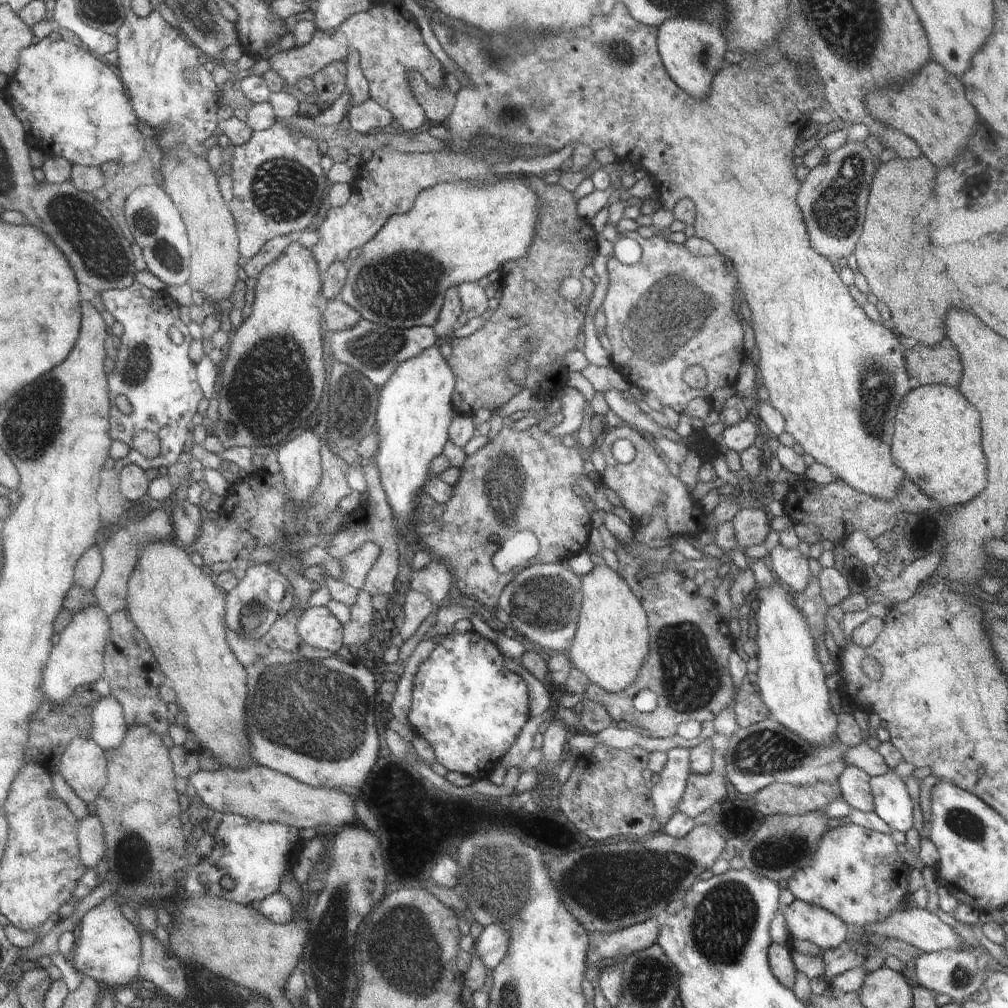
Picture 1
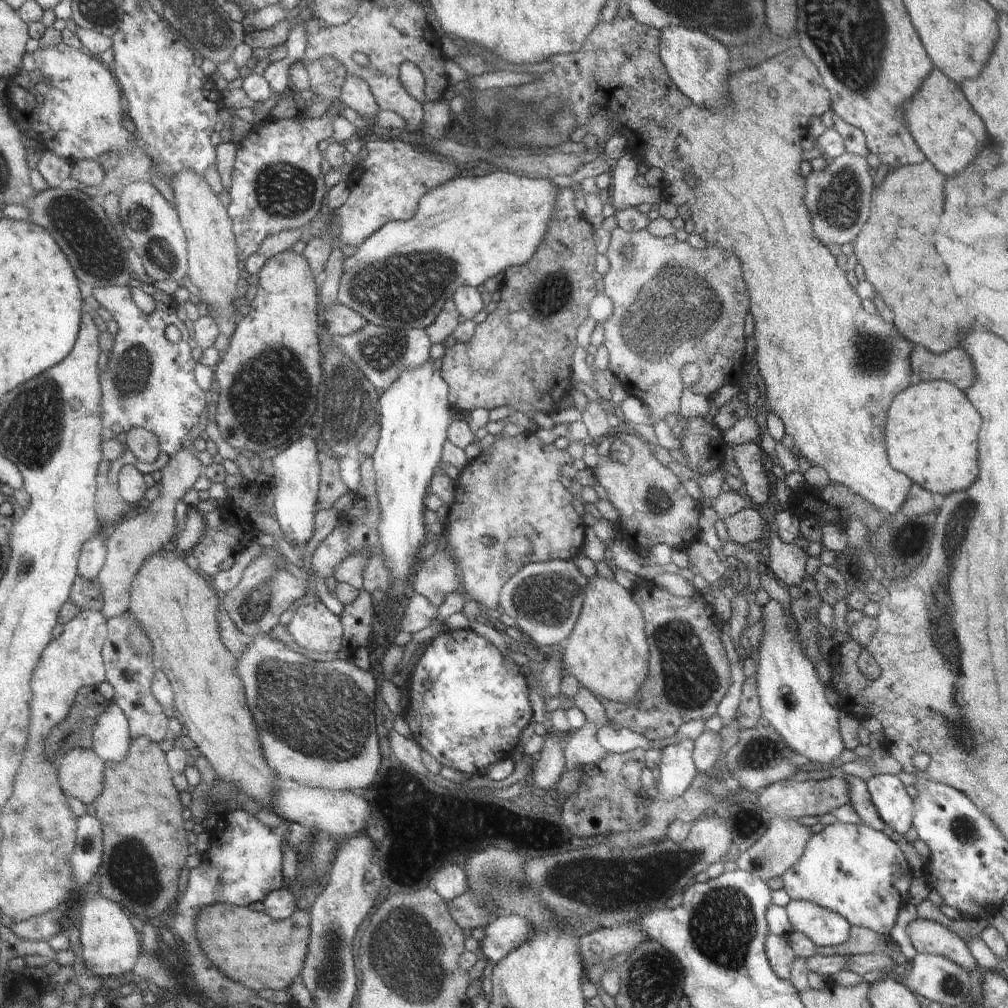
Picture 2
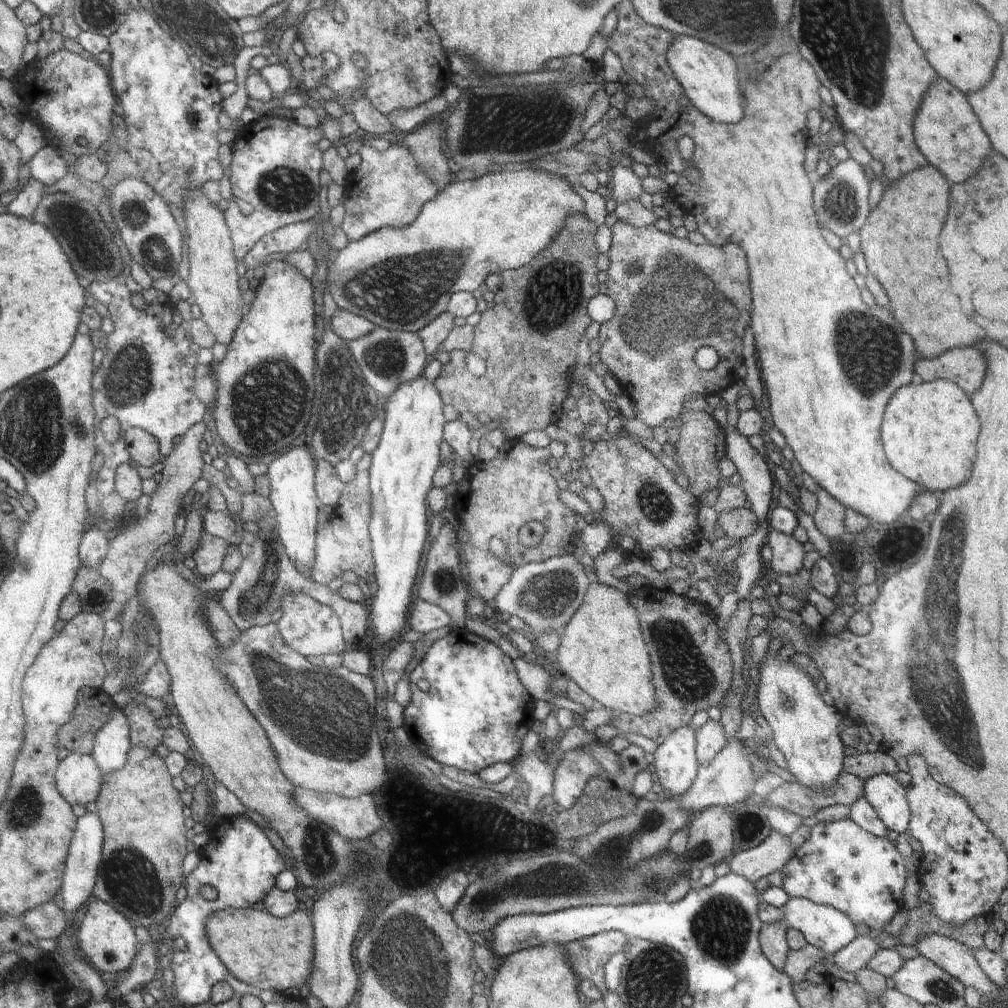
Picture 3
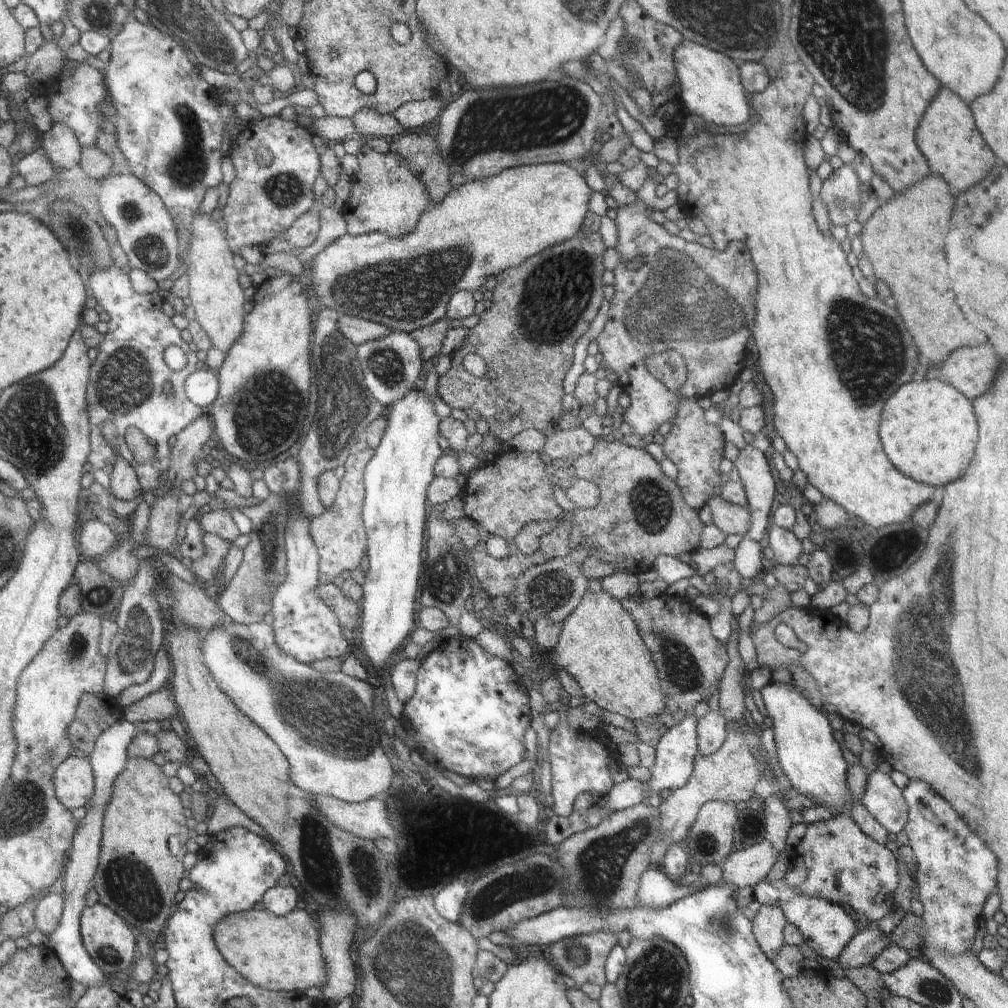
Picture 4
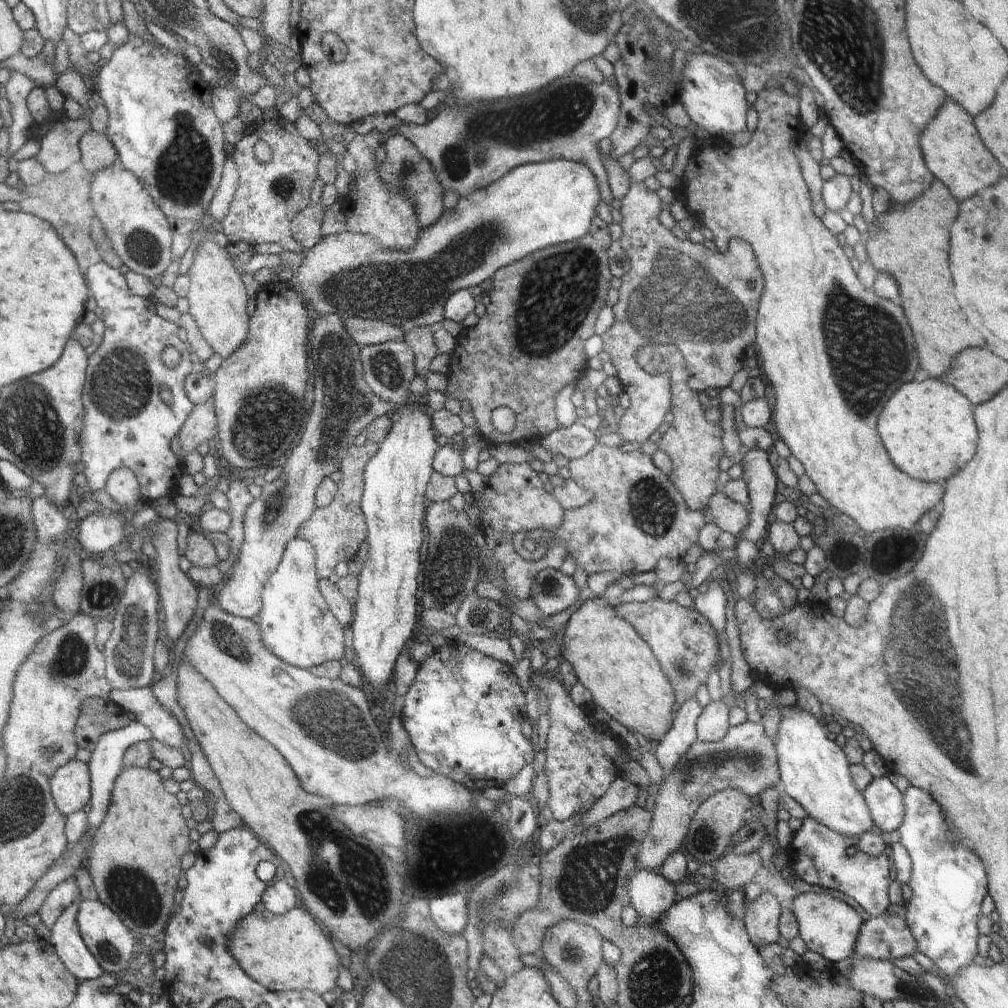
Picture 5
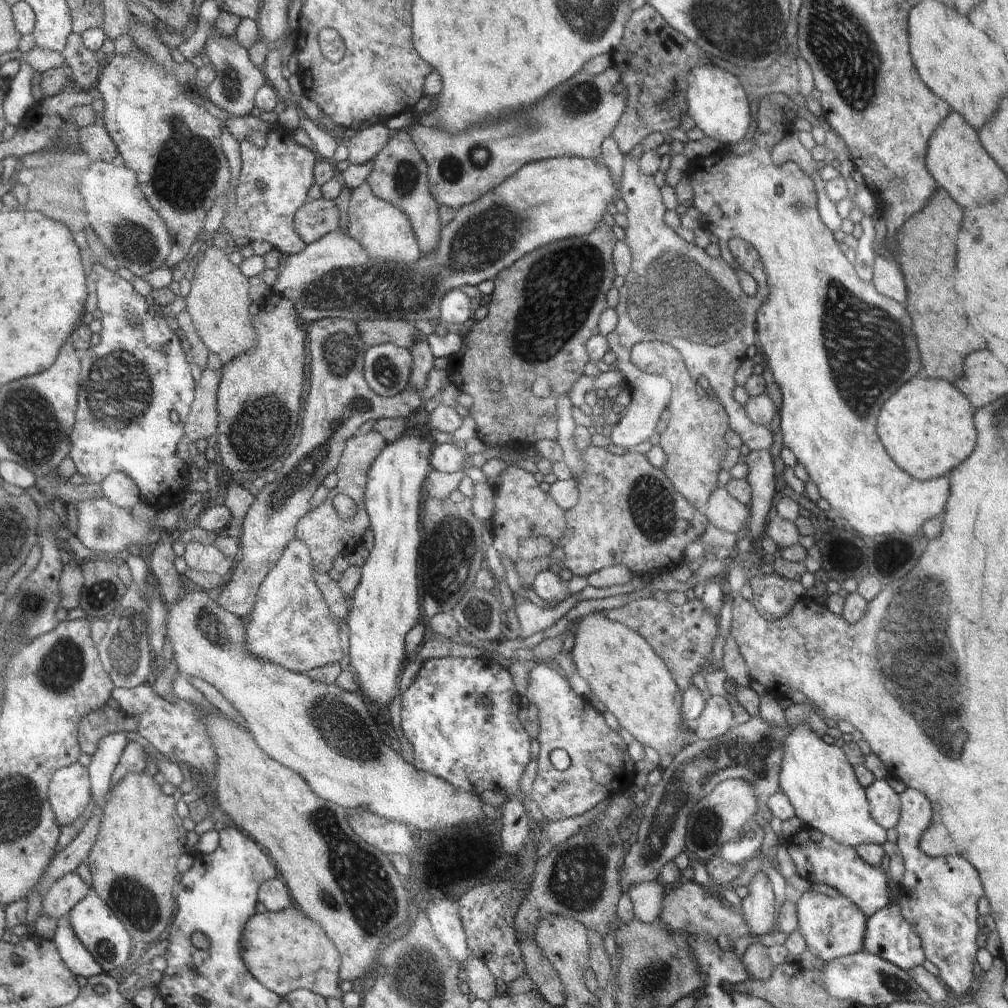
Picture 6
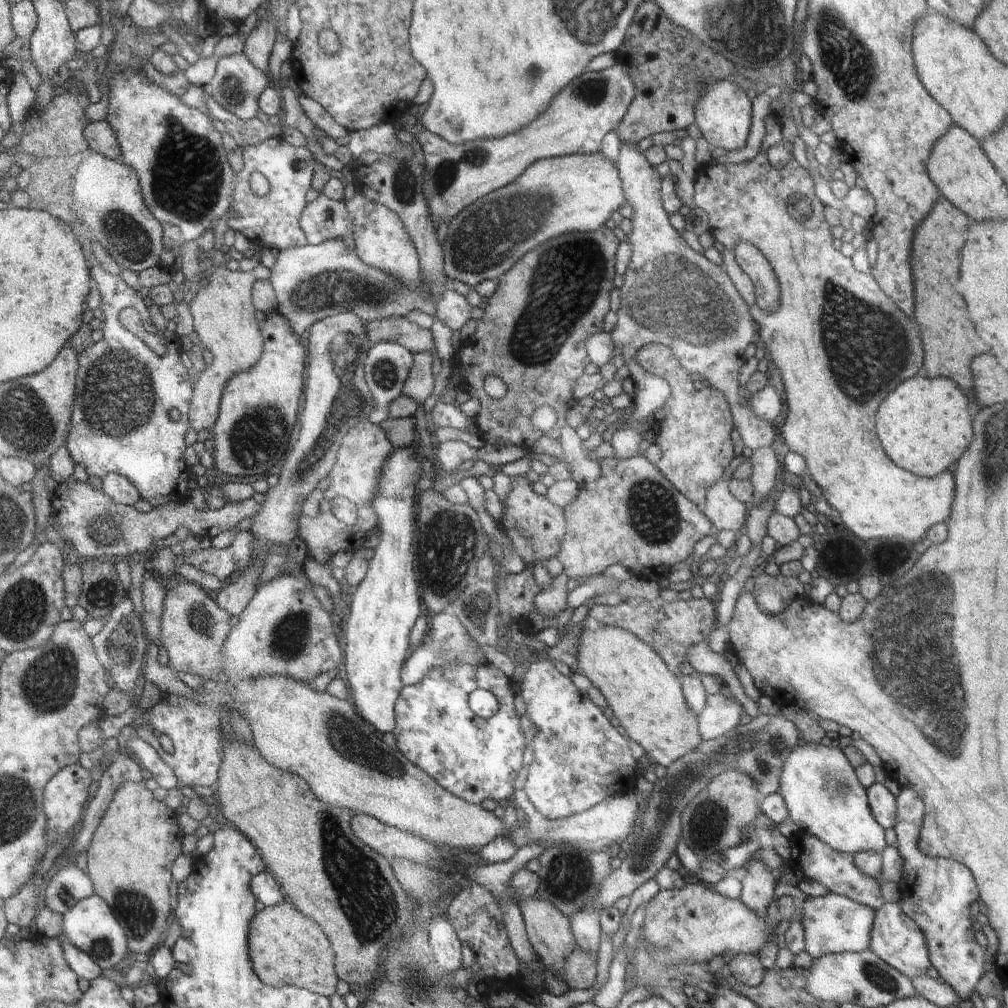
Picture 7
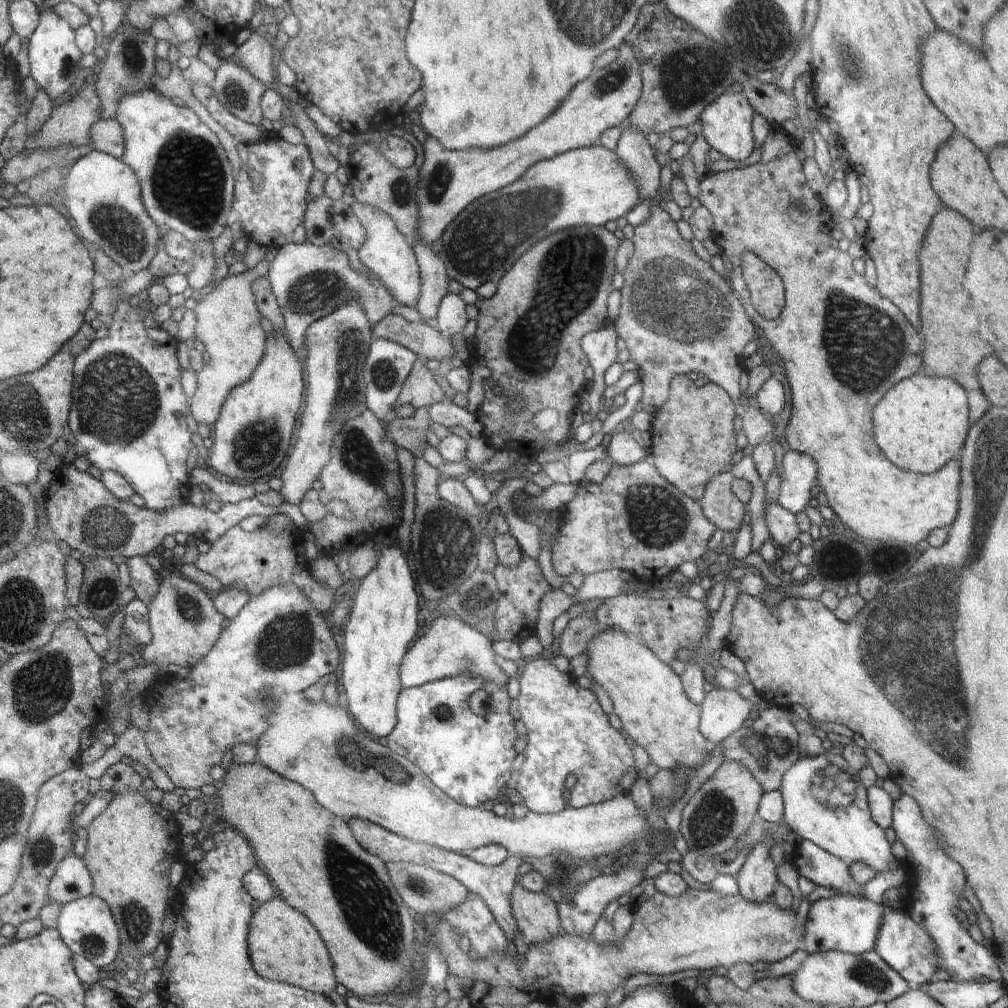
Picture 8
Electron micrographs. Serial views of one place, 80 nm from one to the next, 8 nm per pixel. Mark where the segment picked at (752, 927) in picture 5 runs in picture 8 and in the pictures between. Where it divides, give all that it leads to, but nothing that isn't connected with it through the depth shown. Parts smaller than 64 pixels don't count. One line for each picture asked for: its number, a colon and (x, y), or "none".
6: (757, 907)
7: (758, 882)
8: (757, 880)

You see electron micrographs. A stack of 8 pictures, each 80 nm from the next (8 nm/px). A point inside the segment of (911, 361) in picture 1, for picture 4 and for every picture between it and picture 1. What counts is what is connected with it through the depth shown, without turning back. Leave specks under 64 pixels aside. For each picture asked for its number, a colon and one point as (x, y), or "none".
2: (954, 367)
3: (965, 367)
4: (970, 370)

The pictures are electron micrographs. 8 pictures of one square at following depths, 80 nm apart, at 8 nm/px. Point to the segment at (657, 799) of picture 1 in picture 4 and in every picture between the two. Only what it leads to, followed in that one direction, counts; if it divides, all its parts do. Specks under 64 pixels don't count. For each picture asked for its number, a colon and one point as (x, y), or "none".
2: (677, 769)
3: (676, 764)
4: (675, 752)

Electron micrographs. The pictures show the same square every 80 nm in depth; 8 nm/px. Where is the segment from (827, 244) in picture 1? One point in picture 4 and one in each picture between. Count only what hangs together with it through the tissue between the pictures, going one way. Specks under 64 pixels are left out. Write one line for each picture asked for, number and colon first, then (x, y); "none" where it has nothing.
2: (838, 197)
3: (840, 198)
4: (843, 194)

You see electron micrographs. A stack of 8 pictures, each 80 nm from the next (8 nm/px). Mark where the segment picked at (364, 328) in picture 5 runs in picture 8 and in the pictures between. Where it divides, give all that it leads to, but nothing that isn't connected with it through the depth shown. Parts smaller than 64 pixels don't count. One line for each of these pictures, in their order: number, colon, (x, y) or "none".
6: (396, 331)
7: (415, 338)
8: (423, 339)

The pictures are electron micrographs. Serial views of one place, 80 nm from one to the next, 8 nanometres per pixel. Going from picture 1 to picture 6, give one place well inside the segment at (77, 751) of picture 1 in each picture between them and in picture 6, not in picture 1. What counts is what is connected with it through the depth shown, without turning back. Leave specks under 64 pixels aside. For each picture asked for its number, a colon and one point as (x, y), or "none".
2: (82, 770)
3: (79, 777)
4: (76, 784)
5: (71, 784)
6: (69, 793)

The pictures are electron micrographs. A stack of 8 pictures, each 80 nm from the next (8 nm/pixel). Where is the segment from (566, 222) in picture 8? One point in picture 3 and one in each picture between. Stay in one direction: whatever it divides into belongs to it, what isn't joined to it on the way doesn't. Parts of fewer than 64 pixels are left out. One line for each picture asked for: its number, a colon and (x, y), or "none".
3: (401, 279)
4: (405, 283)
5: (534, 205)
6: (549, 200)
7: (577, 193)

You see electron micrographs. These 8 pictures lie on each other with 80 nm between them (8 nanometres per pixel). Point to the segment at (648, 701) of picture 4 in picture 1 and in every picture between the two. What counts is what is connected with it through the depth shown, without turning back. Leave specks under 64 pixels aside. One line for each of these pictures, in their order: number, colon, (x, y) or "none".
1: (611, 643)
2: (607, 652)
3: (601, 649)

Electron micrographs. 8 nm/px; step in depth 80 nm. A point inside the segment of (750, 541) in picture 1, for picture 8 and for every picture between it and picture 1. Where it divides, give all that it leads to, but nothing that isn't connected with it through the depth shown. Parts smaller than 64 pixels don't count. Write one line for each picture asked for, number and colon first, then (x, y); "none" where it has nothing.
2: (747, 525)
3: (740, 523)
4: (731, 519)
5: (733, 518)
6: (724, 512)
7: (727, 513)
8: (720, 505)

